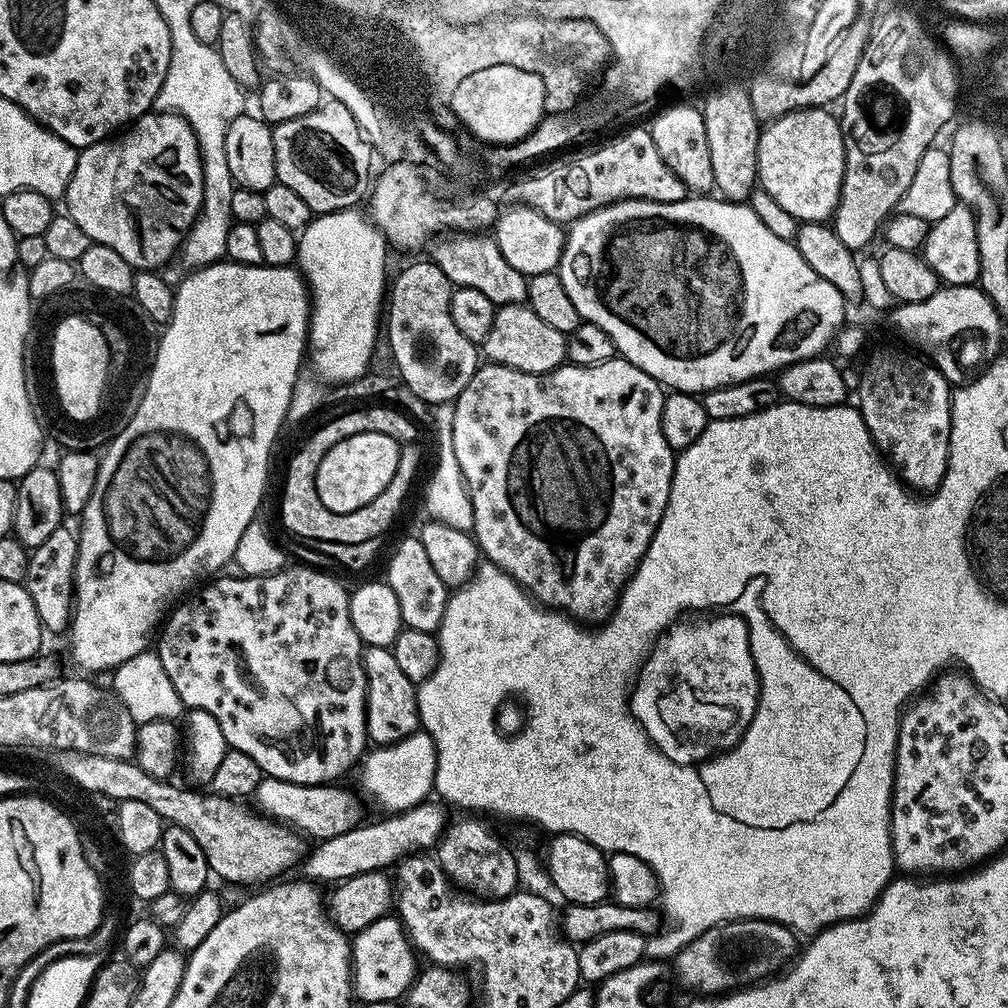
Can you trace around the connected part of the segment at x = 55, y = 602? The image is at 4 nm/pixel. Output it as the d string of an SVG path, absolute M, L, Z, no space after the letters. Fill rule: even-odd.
M61 526L42 542L42 546L31 549L28 557L26 578L22 582L30 594L30 602L34 602L34 610L38 610L40 627L45 633L67 633L72 622L72 609L76 595L76 559L80 541L77 533L67 526Z

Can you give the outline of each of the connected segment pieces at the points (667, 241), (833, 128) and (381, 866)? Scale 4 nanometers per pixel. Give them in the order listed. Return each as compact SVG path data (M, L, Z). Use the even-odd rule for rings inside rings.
M692 194L678 202L615 200L605 208L587 212L582 218L572 221L567 229L558 271L562 286L566 286L566 294L570 294L581 321L602 326L602 330L610 334L617 353L623 359L650 374L650 378L654 378L665 389L674 392L703 394L722 386L779 373L781 368L794 362L802 362L827 353L826 350L828 348L829 351L837 332L846 324L844 296L808 265L793 241L778 238L773 232L766 230L766 226L762 226L762 218L754 214L751 203L725 200L712 194Z
M809 106L800 108L796 112L788 112L785 116L780 116L777 120L765 123L760 133L760 141L758 142L758 154L756 155L756 174L758 177L759 187L766 190L766 194L770 194L770 198L774 198L774 202L778 202L778 206L782 206L782 210L786 210L798 221L801 222L824 222L835 213L838 202L840 201L840 191L844 182L844 167L846 166L846 154L844 153L844 132L840 129L839 119L835 115L831 116L824 108L816 108L817 106Z
M425 802L405 812L385 815L385 820L376 820L373 824L361 822L356 828L346 830L346 834L338 834L338 838L319 841L316 848L305 855L300 866L301 875L309 881L332 886L346 878L354 878L354 874L391 869L404 857L431 849L446 827L441 805L432 803Z

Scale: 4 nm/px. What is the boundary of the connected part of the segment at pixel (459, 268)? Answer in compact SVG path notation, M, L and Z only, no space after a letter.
M475 232L444 234L431 245L431 248L430 259L438 266L438 270L442 270L442 274L446 274L446 278L453 286L479 290L497 306L522 304L527 301L528 277L514 270L514 266L510 266L510 262L502 258L502 250L498 250L496 241L491 235Z

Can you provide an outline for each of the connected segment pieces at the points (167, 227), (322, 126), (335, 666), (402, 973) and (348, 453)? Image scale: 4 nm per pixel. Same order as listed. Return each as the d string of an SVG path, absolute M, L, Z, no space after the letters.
M146 112L119 134L77 151L74 174L63 194L63 199L68 200L66 214L86 230L92 241L118 250L133 270L160 270L180 251L184 235L198 218L203 173L198 138L180 113Z
M325 99L310 114L275 125L272 137L277 181L295 190L313 214L356 208L365 199L373 175L374 148L342 102Z
M285 566L278 572L271 572L269 576L222 577L217 575L203 586L197 587L187 597L189 600L185 604L177 603L167 613L158 632L158 637L160 636L158 653L163 669L173 682L183 707L213 715L222 728L222 734L225 735L225 742L229 749L250 754L250 758L258 762L264 776L273 776L295 784L326 784L339 781L341 779L339 776L344 776L351 768L353 771L357 767L358 761L370 744L366 726L364 654L358 638L358 630L354 630L354 622L350 622L349 595L349 589L347 587L344 589L330 573L319 572L316 568L291 568L291 566Z
M389 914L370 922L350 940L352 946L352 990L357 1001L365 1000L368 1006L378 1002L399 1001L408 991L418 971L417 953L408 939L404 925L395 915Z
M359 432L330 446L316 475L316 489L322 506L334 514L350 514L366 506L366 502L374 502L374 498L386 490L390 478L394 478L394 470L398 470L401 447L401 441L390 432Z

